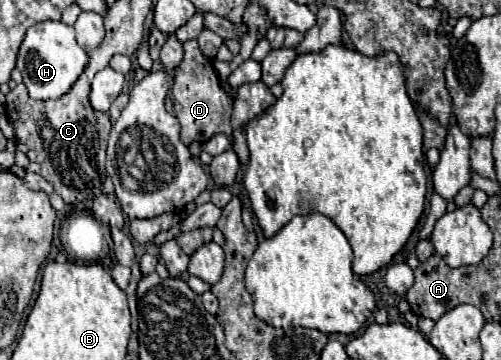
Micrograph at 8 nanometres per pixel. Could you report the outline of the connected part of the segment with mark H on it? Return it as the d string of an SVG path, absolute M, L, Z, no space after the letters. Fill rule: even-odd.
M43 21L33 25L19 49L17 69L23 75L23 83L29 89L29 97L33 99L55 99L65 95L77 77L83 73L89 55L77 45L75 29L61 21ZM47 45L47 49L45 49Z

